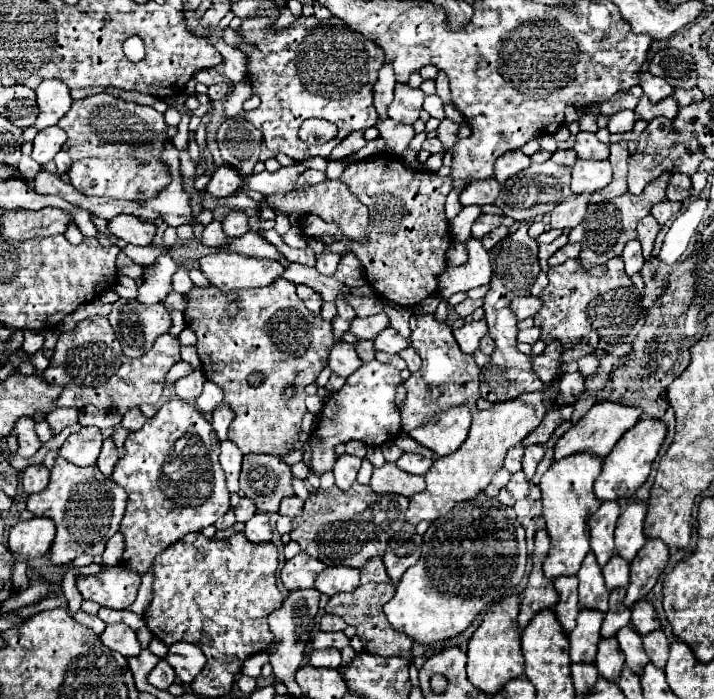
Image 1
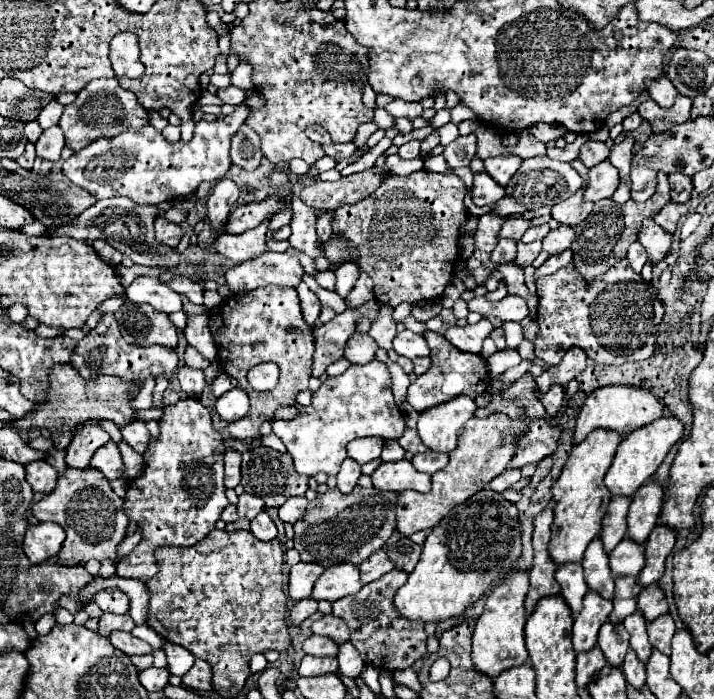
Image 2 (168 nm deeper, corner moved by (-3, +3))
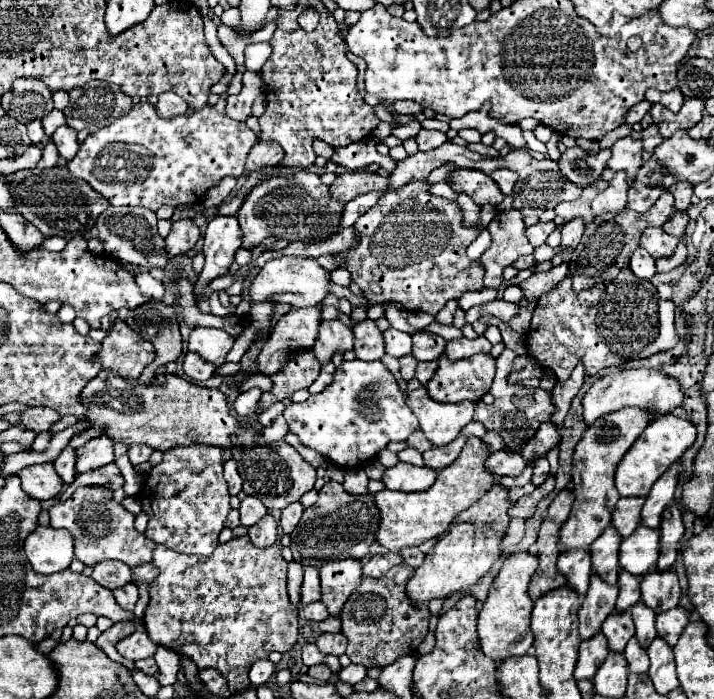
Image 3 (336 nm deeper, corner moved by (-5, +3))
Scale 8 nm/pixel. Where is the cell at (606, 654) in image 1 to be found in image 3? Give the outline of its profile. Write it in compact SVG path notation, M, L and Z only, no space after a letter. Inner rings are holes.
M629 611L613 613L611 617L607 617L603 621L601 631L605 633L605 637L609 641L609 649L615 653L623 653L623 647L635 635L635 625L633 625L631 613Z

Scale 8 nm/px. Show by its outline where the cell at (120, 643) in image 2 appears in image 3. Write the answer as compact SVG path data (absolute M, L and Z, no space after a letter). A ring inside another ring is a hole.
M137 627L133 635L117 643L117 651L121 657L129 661L139 661L139 659L153 657L153 653L157 651L157 645L149 639L145 627Z

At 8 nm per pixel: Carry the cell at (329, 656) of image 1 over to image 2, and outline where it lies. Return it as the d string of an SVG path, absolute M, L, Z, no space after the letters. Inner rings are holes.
M305 655L299 665L299 675L325 675L337 671L337 659L335 657L313 657Z

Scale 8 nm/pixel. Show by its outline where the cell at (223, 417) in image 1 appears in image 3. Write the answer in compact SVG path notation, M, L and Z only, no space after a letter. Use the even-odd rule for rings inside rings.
M249 389L235 399L233 409L239 417L251 417L259 411L259 401L261 401L261 389Z

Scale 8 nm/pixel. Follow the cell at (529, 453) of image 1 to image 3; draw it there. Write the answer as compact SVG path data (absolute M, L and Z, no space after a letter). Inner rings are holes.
M547 477L547 481L545 481L541 487L537 487L531 495L525 495L525 497L521 497L519 501L515 501L515 503L511 505L511 509L509 509L509 515L511 515L511 517L519 517L519 519L529 519L529 517L533 517L533 513L535 513L535 509L537 509L537 503L539 503L543 497L547 497L553 489L555 489L555 479Z

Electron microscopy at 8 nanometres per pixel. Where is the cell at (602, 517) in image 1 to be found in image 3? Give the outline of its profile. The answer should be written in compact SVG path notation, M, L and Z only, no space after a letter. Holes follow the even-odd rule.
M625 497L617 501L617 507L613 511L613 527L621 533L621 537L629 537L639 521L641 521L641 507L645 503L645 497Z

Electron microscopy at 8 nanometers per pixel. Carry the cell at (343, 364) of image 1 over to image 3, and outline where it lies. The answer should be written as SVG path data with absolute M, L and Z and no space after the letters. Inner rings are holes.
M367 319L359 325L353 327L353 335L355 335L355 353L357 359L361 361L377 361L385 355L385 341L383 341L383 333L379 331L379 327L375 325L375 321Z

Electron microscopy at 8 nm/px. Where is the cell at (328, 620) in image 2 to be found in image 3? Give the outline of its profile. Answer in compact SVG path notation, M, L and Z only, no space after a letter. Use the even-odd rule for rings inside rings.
M323 633L315 645L323 655L343 655L347 647L347 637L343 633Z

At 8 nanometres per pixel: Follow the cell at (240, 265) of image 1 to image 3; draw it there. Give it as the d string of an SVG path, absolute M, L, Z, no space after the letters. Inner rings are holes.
M279 257L271 259L261 273L251 283L251 299L257 301L281 301L289 303L291 307L313 307L323 303L329 295L329 271L319 267L315 259L301 259L301 257Z

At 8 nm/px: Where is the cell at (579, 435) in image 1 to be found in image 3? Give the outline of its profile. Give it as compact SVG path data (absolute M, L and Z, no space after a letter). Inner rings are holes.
M623 369L623 371L607 373L591 385L591 389L583 397L583 417L587 425L591 425L595 419L611 411L619 411L623 407L647 407L649 411L665 415L671 409L679 407L681 403L683 403L681 385L675 379L667 377L665 373L655 369Z

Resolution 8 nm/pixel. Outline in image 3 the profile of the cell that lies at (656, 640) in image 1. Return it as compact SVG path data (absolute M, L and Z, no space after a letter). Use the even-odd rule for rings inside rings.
M675 607L657 615L657 635L663 637L669 645L675 645L681 637L685 625L689 623L691 613L683 607Z

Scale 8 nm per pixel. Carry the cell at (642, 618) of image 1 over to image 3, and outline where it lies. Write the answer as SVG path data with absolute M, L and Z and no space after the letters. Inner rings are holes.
M651 569L641 581L641 599L655 613L663 613L677 607L681 599L681 587L675 569Z

